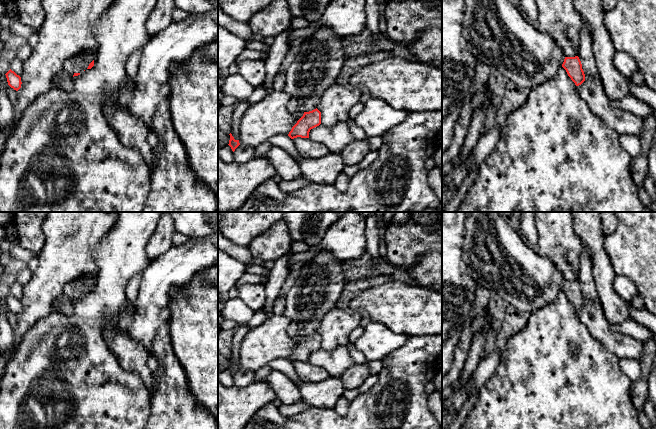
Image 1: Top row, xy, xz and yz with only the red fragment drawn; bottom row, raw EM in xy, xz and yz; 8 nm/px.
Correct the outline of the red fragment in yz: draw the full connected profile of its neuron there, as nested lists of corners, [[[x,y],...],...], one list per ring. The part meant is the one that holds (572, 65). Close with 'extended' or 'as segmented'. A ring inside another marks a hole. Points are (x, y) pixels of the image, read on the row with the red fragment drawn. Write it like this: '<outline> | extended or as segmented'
[[[466,0],[466,7],[463,35],[476,61],[496,68],[522,88],[531,88],[553,78],[561,67],[576,86],[585,81],[579,57],[565,57],[553,38],[526,22],[508,0]]] | extended

